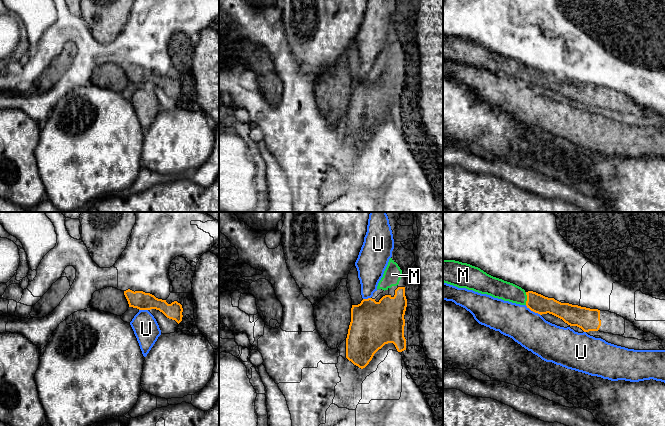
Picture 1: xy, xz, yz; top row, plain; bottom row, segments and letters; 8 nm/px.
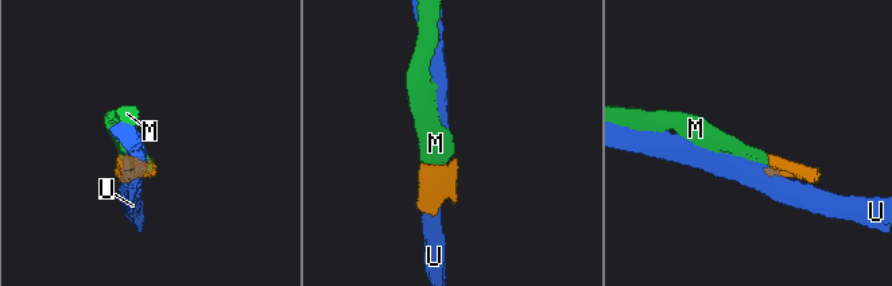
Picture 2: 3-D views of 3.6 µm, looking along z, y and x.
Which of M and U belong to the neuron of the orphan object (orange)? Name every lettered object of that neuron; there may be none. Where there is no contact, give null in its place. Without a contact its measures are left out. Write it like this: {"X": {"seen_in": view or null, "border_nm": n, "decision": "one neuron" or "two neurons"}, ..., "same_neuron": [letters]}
{"M": {"seen_in": "yz", "border_nm": 100, "decision": "one neuron"}, "U": {"seen_in": "yz", "border_nm": 150, "decision": "two neurons"}, "same_neuron": ["M"]}

